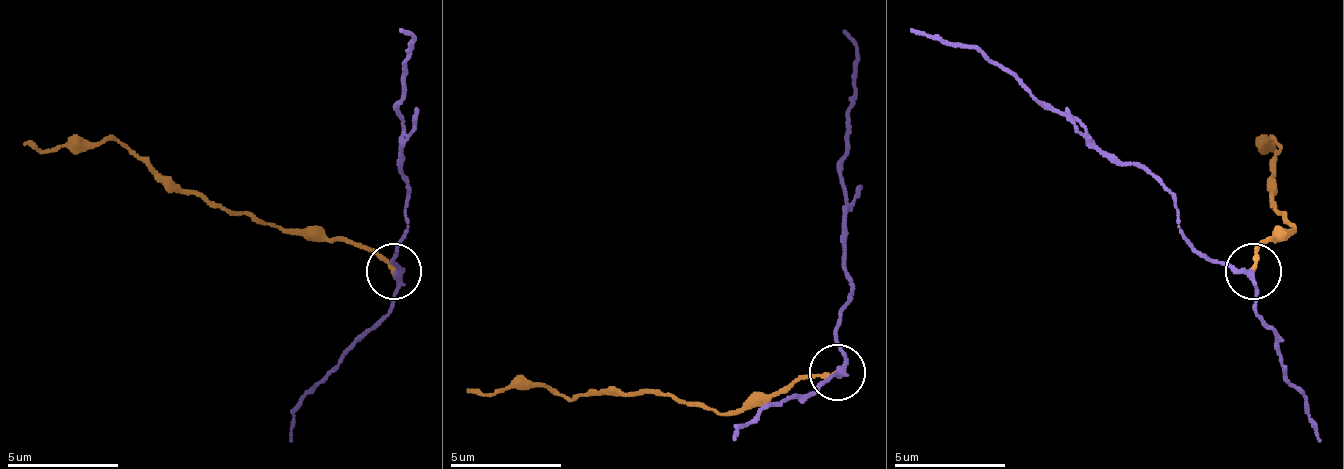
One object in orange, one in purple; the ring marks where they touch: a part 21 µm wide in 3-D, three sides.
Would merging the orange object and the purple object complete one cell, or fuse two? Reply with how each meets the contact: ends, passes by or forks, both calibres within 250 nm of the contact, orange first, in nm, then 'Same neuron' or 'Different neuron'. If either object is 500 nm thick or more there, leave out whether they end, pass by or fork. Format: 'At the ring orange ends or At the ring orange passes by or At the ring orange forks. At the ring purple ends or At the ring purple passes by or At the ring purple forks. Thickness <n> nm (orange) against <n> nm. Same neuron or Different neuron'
At the ring orange ends. At the ring purple passes by. Thickness 220 nm (orange) against 240 nm. Different neuron

